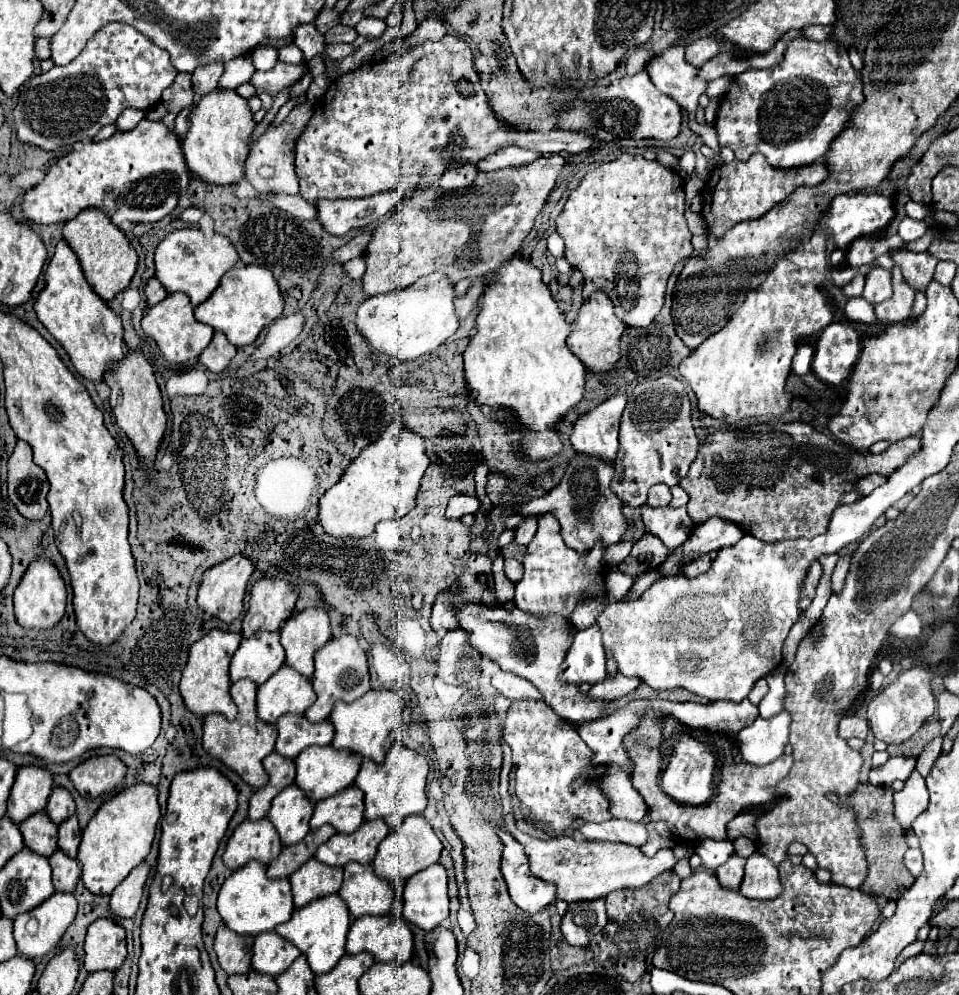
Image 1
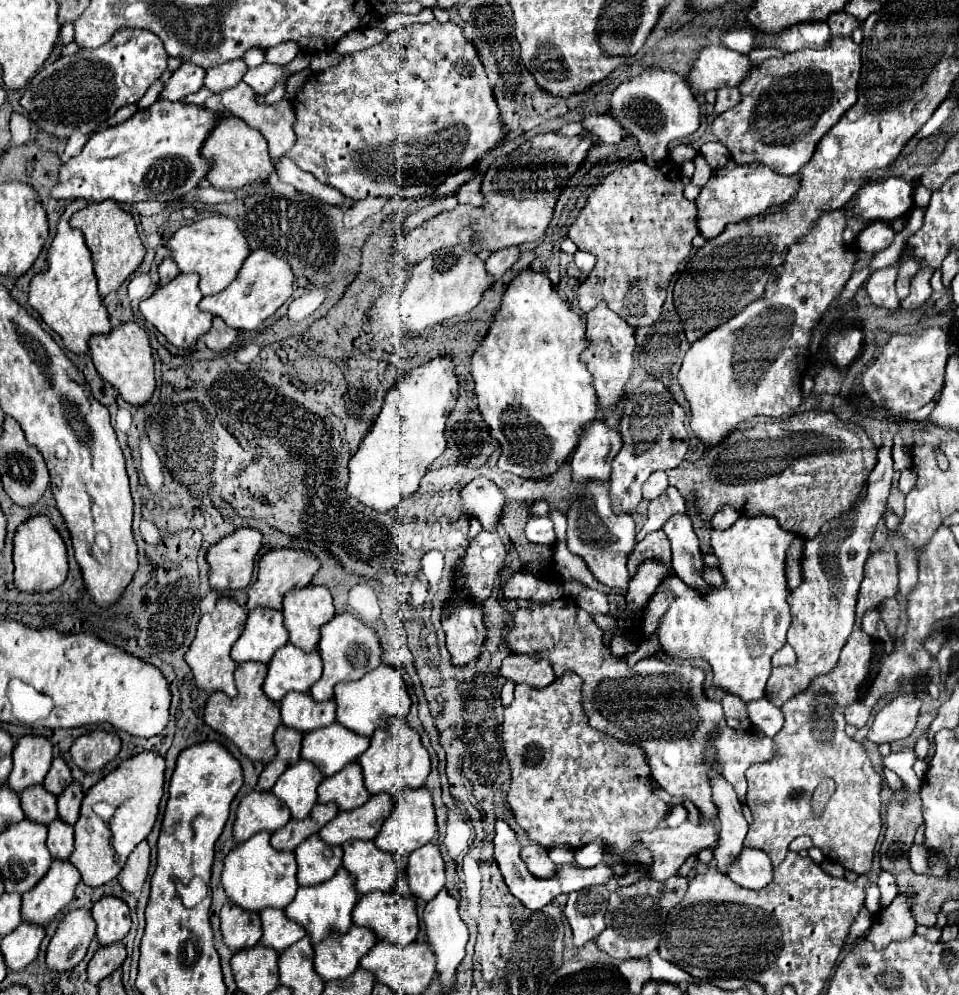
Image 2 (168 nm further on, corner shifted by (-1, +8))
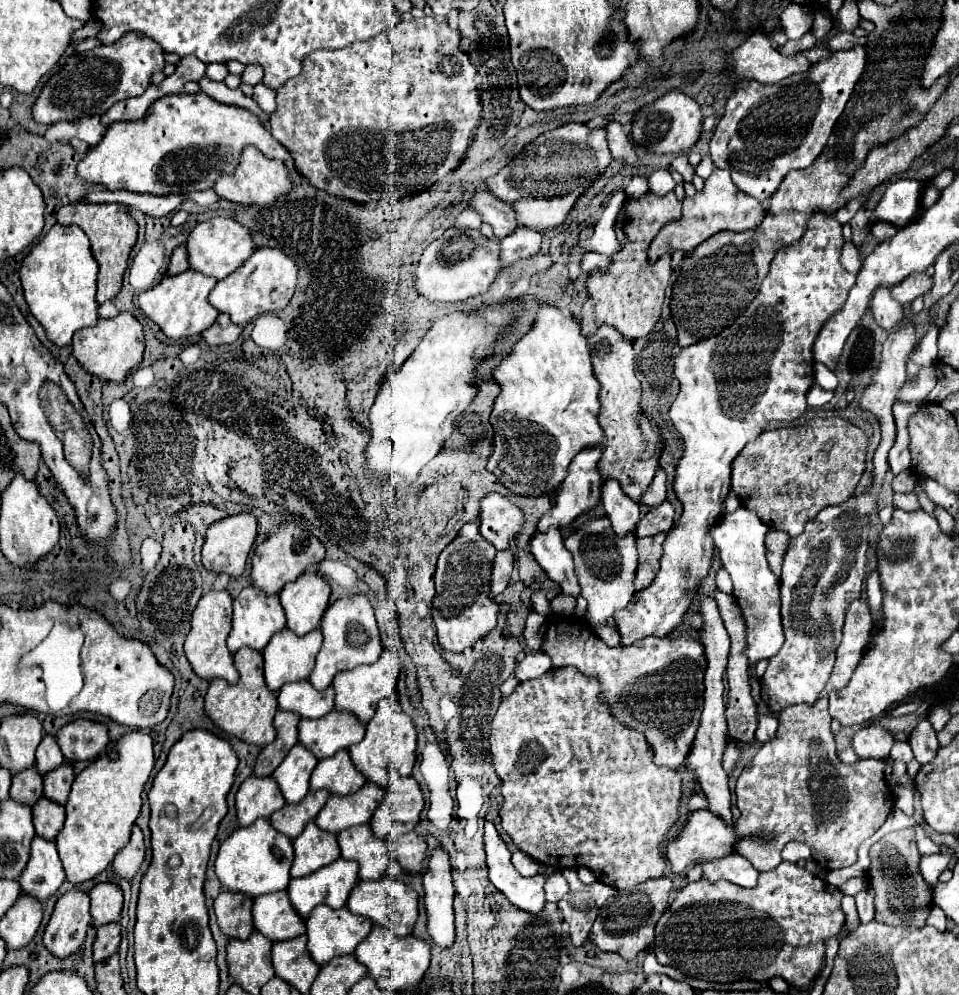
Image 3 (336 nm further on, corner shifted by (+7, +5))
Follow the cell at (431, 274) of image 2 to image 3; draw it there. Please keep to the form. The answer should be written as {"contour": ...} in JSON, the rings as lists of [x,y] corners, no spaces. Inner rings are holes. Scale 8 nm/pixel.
{"contour":[[[448,228],[422,254],[414,272],[414,290],[428,302],[464,302],[472,296],[486,294],[500,270],[498,244],[488,242],[480,230]]]}

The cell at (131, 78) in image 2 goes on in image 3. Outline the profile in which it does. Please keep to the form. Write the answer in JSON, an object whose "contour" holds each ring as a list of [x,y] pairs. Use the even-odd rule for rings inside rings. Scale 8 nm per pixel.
{"contour":[[[136,32],[124,34],[120,42],[72,54],[40,88],[40,96],[32,104],[32,116],[38,124],[78,122],[88,116],[102,116],[112,104],[142,94],[150,84],[150,76],[162,72],[162,68],[164,50],[152,38]]]}

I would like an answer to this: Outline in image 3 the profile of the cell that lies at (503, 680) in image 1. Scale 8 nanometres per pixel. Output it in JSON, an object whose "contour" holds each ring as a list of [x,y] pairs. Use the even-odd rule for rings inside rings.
{"contour":[[[528,652],[522,660],[516,662],[514,678],[518,678],[520,682],[526,682],[526,680],[532,680],[532,678],[540,678],[550,668],[552,668],[552,662],[550,662],[550,658],[546,654],[542,654],[542,652]]]}

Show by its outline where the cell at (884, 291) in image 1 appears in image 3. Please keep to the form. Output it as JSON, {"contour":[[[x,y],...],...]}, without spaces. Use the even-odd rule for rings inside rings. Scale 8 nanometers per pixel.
{"contour":[[[878,286],[872,294],[870,310],[874,314],[874,320],[878,326],[890,330],[902,320],[902,306],[890,296],[890,290],[886,286]]]}

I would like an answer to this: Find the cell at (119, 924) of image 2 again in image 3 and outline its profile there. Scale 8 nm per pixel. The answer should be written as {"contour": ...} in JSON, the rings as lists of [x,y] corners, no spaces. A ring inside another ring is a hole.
{"contour":[[[96,884],[90,890],[90,914],[92,914],[92,924],[96,928],[118,922],[122,914],[122,890],[114,884]]]}

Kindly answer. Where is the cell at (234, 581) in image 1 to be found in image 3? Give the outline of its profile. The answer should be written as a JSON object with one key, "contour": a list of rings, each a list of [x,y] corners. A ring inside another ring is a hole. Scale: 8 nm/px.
{"contour":[[[250,512],[236,514],[230,518],[224,518],[220,522],[214,522],[208,532],[202,546],[202,564],[206,570],[216,574],[228,574],[230,578],[238,578],[244,572],[244,564],[248,558],[248,552],[252,550],[252,544],[256,540],[256,518]]]}

